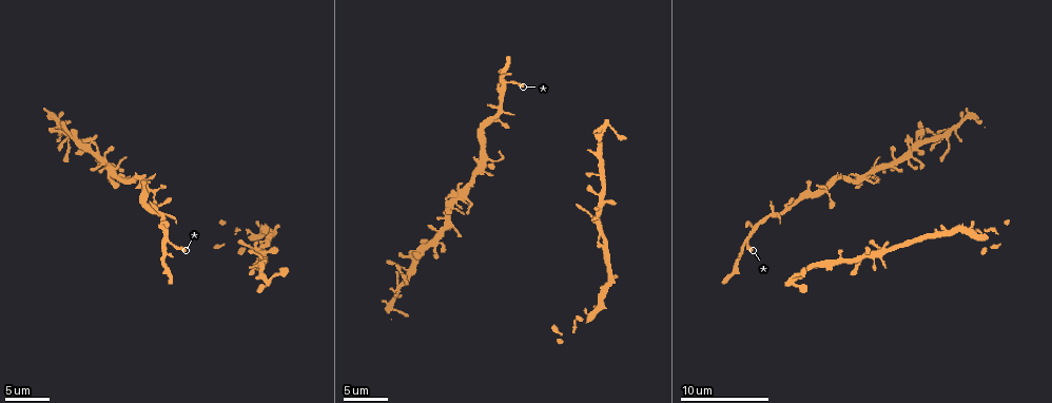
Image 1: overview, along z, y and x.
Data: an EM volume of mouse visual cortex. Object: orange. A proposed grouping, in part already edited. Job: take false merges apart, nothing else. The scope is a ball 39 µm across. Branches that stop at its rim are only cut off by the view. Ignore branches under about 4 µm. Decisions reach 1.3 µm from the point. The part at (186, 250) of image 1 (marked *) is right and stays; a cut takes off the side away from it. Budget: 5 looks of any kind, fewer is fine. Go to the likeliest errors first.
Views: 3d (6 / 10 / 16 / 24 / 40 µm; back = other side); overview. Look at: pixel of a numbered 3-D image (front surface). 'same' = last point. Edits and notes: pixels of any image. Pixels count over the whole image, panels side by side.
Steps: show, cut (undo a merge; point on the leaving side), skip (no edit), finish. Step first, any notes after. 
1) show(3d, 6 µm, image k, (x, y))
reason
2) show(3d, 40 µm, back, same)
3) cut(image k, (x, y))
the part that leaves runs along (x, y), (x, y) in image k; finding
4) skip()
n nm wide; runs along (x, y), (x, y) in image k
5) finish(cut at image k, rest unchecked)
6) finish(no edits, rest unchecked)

show(3d, 6 µm, image 1, (748, 237))
branch point

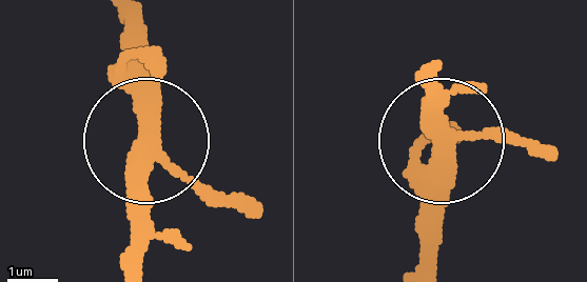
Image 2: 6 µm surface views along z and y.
skip()
300 nm wide; runs along (258, 209), (153, 146), (150, 247) in image 2; continuous, no second neuron

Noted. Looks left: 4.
show(3d, 10 µm, image 1, (948, 140))
four-way junction

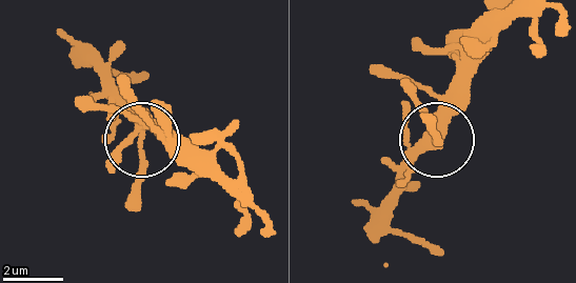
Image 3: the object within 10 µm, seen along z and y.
show(3d, 10 µm, back, image 3, (142, 134))
from behind

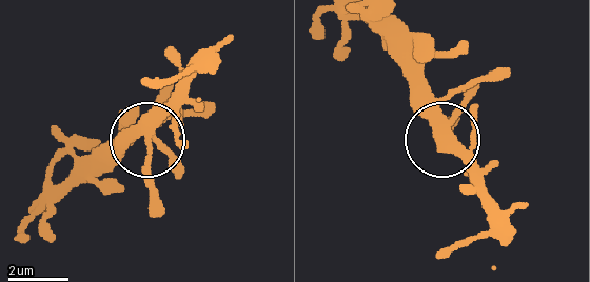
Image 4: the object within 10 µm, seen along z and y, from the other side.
skip()
one neuron here

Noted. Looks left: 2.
show(3d, 10 µm, image 1, (90, 153))
three-way junction

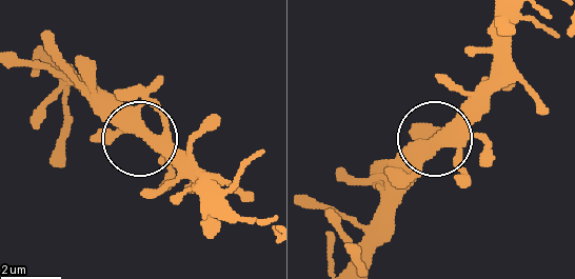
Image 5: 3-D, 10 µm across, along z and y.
skip()
one neuron here

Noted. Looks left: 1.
finish(no edits, rest unchecked)

